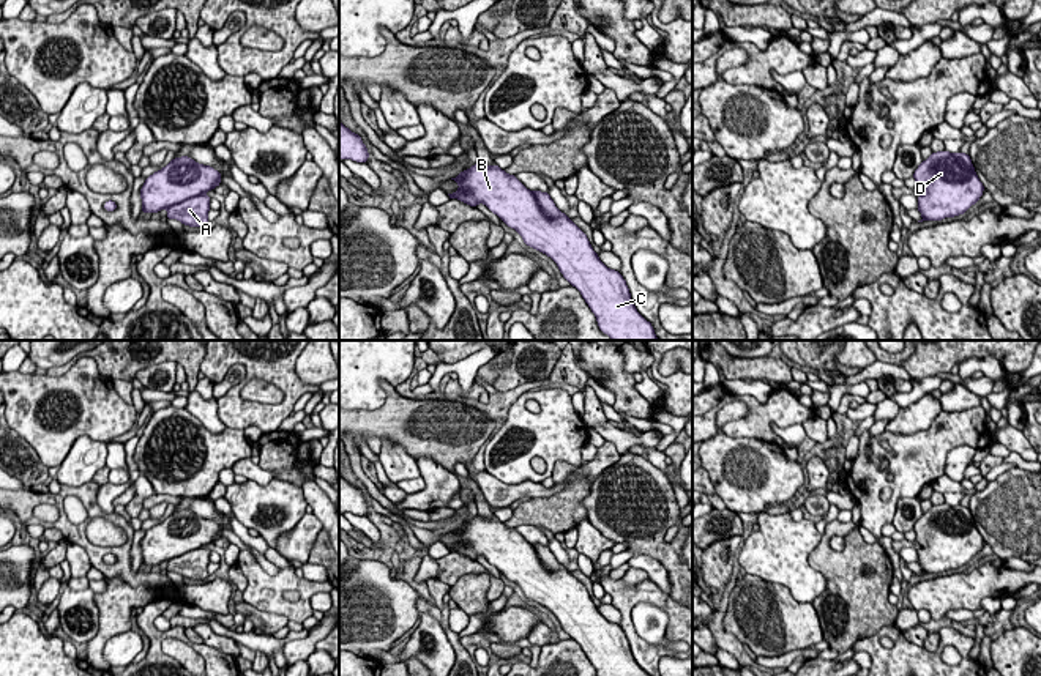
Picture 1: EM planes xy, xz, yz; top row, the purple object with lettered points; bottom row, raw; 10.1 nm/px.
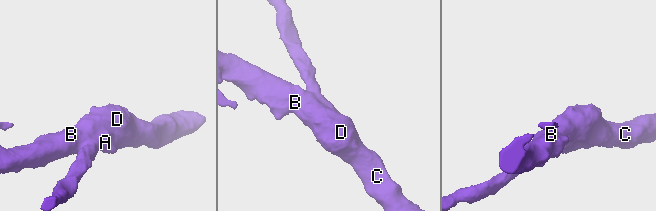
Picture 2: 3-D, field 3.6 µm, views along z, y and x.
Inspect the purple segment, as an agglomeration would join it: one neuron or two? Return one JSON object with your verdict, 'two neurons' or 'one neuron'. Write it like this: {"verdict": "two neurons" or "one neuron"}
{"verdict": "one neuron"}

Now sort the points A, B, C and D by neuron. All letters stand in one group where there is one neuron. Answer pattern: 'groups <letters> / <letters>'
groups A B C D

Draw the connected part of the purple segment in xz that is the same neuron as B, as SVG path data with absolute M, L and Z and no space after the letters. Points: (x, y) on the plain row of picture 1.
M478 515L451 533L459 537L459 542L448 547L450 552L473 561L484 556L500 574L514 581L527 599L550 610L563 630L580 644L598 676L650 676L637 665L620 624L607 621L599 613L584 583L555 559L549 545L528 544L516 528L506 526L497 517Z

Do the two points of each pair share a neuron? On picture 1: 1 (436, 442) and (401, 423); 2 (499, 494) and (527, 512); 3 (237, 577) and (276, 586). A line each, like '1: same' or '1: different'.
1: same
2: different
3: different

